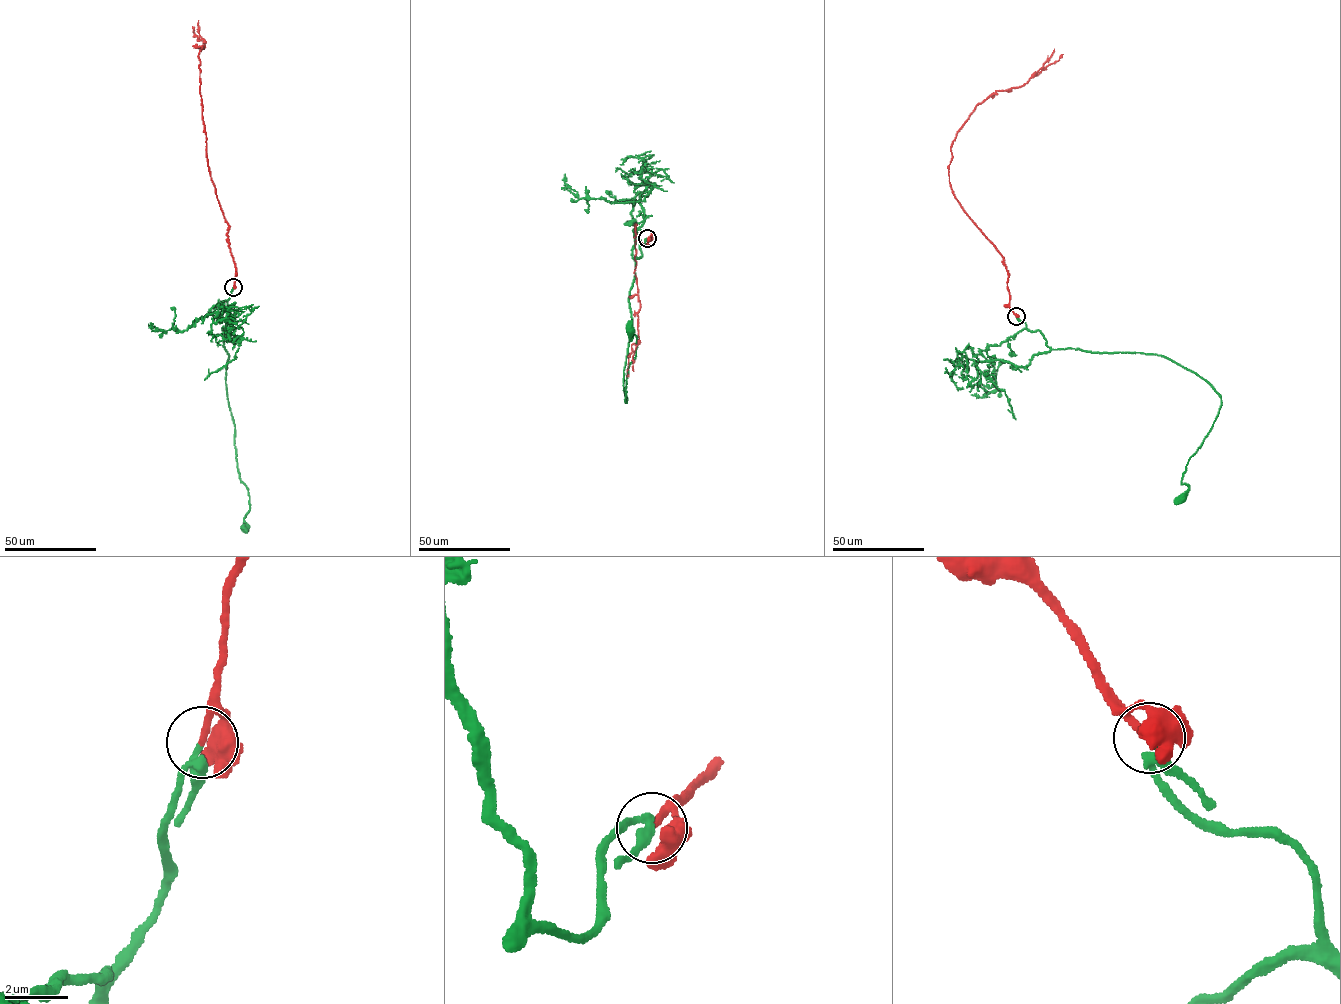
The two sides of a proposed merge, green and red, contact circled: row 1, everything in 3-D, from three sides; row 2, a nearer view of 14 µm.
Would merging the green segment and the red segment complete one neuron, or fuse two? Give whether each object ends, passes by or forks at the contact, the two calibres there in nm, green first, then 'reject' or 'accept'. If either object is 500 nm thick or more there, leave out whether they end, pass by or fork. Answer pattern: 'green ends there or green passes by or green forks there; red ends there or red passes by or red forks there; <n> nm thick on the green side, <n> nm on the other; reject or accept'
green passes by; red ends there; 130 nm thick on the green side, 220 nm on the other; accept

